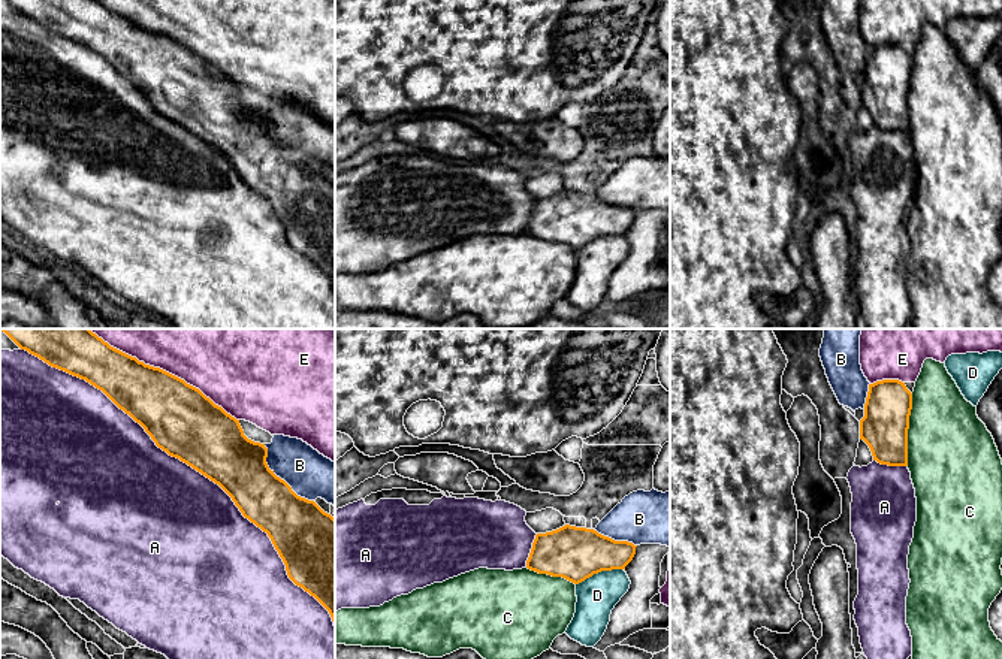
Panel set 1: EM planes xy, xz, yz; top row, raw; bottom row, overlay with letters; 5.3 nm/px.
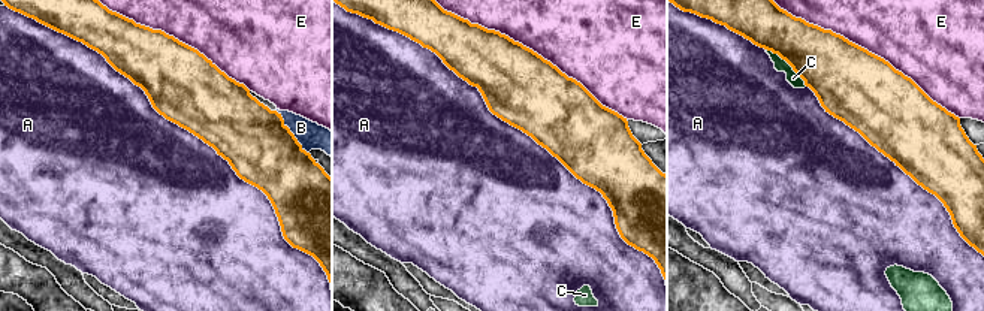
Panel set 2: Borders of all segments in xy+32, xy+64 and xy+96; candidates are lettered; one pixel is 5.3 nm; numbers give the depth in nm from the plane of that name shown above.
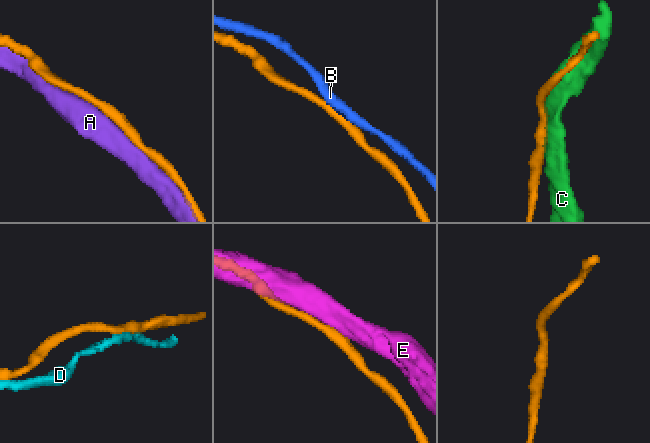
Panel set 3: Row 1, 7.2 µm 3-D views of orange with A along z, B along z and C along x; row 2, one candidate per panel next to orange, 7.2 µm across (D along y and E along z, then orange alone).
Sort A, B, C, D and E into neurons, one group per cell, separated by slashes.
A / B E / C D

